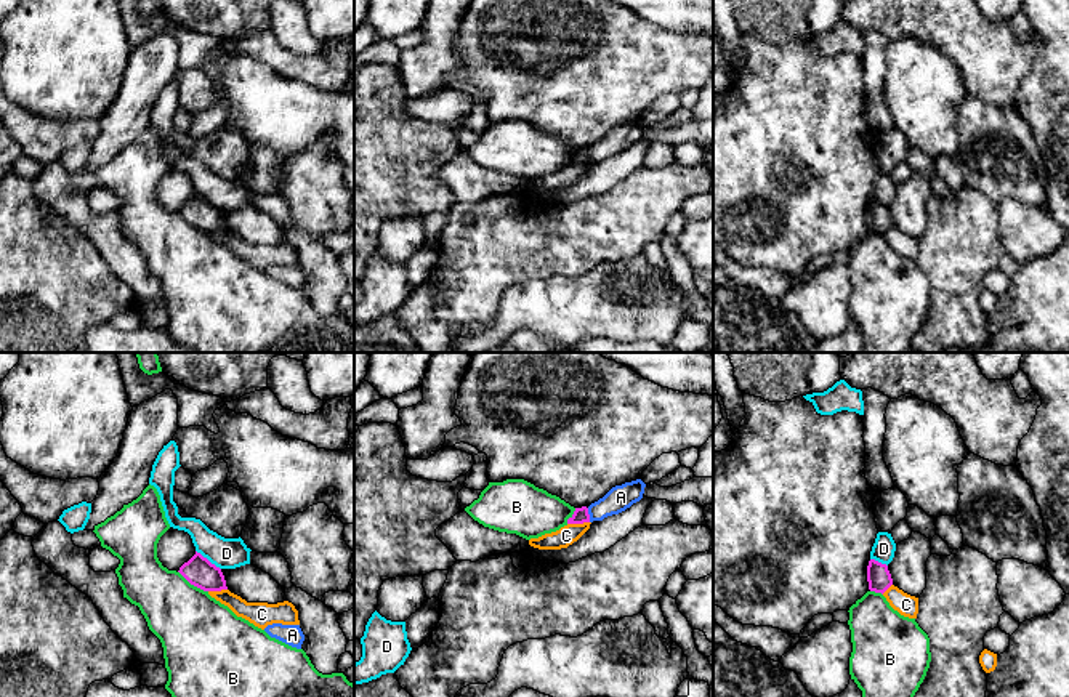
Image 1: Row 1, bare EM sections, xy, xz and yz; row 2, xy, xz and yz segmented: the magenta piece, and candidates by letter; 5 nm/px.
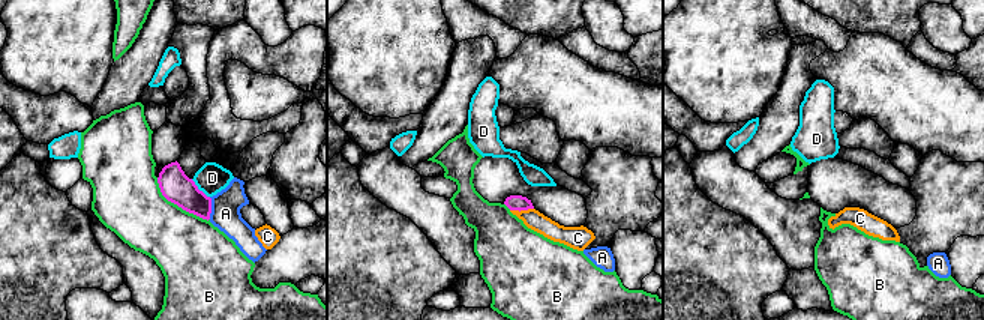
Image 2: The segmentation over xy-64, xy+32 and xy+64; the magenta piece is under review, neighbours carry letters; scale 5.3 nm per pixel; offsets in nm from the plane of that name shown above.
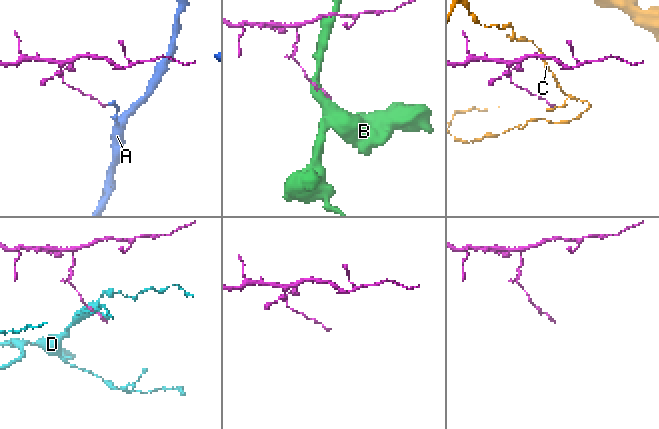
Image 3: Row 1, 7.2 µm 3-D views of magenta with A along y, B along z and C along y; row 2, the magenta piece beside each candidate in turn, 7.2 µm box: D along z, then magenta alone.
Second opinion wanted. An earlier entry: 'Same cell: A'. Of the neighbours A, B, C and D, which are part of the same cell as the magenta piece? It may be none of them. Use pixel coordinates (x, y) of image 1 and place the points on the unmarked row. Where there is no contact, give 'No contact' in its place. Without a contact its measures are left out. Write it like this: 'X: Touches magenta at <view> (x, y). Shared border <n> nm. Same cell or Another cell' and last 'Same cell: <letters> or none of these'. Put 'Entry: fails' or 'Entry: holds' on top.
Entry: fails
A: Touches magenta at xz (588, 156). Shared border 70 nm. Another cell
B: Touches magenta at xy (193, 225). Shared border 190 nm. Another cell
C: Touches magenta at xz (577, 164). Shared border 110 nm. Another cell
D: Touches magenta at xy (207, 201). Shared border 160 nm. Another cell
Same cell: none of these

